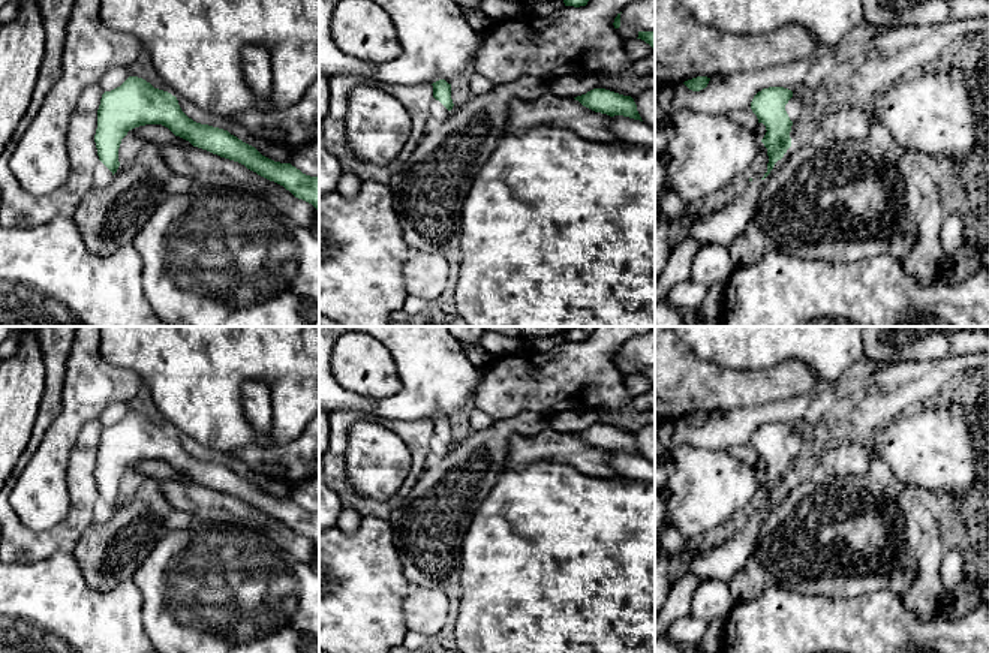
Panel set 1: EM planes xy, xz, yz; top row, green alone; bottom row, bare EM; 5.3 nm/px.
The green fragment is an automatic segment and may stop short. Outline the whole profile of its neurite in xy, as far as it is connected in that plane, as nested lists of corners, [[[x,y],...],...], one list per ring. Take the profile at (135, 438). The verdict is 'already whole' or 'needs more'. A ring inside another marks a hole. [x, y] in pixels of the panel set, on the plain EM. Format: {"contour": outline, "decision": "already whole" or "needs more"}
{"contour": [[[129,412],[120,422],[105,427],[97,445],[97,491],[112,511],[120,502],[121,475],[129,466],[145,460],[162,460],[193,482],[238,497],[319,547],[319,512],[306,511],[291,499],[262,491],[228,466],[193,457],[181,446],[175,431],[138,412]]], "decision": "already whole"}

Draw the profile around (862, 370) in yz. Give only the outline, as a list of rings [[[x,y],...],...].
[[[862,359],[856,362],[844,376],[842,376],[842,383],[844,388],[857,388],[860,386],[869,376],[884,370],[887,362],[872,362],[868,359]]]

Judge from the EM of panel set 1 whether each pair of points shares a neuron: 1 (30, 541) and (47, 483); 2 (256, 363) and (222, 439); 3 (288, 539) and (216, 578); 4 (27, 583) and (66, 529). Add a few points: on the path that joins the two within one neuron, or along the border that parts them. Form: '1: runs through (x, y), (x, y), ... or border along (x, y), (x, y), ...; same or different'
1: border along (15, 512), (33, 530), (51, 529), (66, 517); different
2: runs through (237, 378), (222, 393), (222, 420); same
3: border along (247, 527), (262, 530), (303, 563); different
4: border along (72, 551), (57, 551), (38, 560), (15, 563); different

